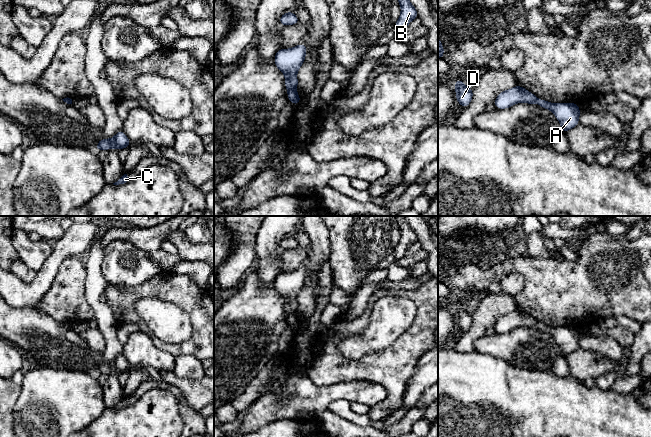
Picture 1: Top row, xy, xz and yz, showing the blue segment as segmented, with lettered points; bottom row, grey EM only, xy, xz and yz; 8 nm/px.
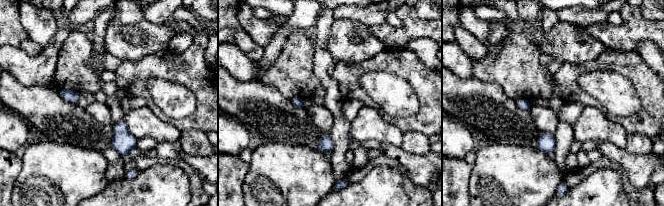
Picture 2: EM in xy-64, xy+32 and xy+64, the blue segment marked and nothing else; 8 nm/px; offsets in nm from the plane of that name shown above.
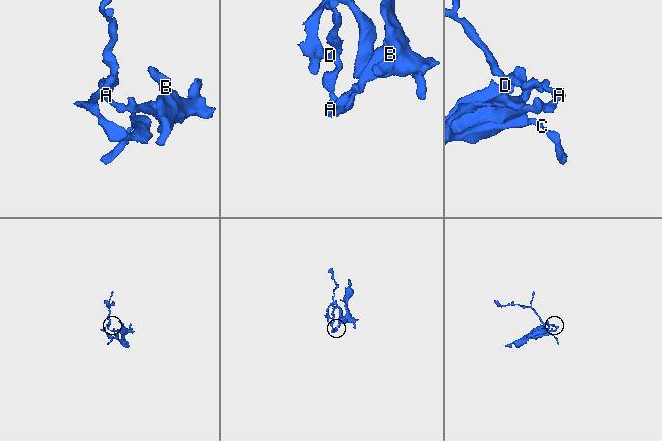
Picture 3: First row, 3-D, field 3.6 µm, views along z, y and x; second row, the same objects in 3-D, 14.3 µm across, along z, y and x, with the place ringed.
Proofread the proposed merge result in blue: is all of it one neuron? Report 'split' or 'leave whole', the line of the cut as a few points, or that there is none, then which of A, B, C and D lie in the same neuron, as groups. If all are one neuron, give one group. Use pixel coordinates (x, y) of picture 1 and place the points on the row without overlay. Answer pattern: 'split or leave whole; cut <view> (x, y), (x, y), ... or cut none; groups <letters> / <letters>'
split; cut xz (295, 313), (289, 315); groups A B / C D

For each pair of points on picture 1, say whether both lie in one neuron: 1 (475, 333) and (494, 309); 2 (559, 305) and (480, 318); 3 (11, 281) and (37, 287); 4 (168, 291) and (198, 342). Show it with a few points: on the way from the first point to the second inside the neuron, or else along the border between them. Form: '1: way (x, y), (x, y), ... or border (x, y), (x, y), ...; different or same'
1: way (479, 327), (488, 315); same
2: border (514, 297), (517, 307); different
3: way (17, 287), (31, 288); same
4: way (182, 299), (198, 315), (198, 328); same

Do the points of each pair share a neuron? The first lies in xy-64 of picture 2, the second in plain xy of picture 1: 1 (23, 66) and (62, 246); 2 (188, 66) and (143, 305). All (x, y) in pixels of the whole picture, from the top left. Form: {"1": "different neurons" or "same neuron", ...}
{"1": "same neuron", "2": "different neurons"}

